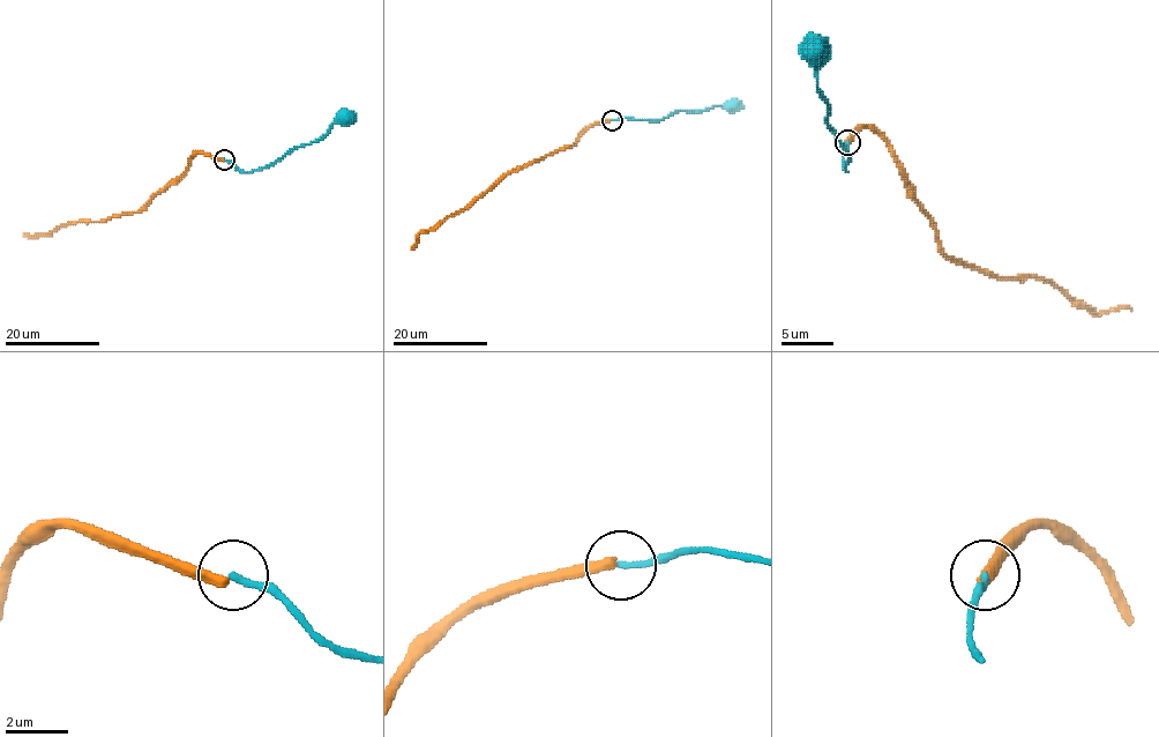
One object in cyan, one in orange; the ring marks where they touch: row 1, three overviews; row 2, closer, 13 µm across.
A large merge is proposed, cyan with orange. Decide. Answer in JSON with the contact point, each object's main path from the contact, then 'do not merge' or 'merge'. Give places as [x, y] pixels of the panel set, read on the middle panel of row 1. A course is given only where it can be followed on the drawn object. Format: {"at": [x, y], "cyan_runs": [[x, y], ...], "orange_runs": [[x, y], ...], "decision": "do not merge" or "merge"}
{"at": [612, 120], "cyan_runs": [[612, 120], [664, 119], [677, 111], [700, 112], [732, 105]], "orange_runs": [[612, 120], [588, 127], [569, 146], [503, 175], [465, 208], [446, 216], [433, 229], [424, 230], [412, 250]], "decision": "do not merge"}

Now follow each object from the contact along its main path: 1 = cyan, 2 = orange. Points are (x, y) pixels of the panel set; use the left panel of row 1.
1: (224, 159), (244, 171), (266, 168), (289, 151), (322, 139), (335, 121), (344, 119)
2: (224, 159), (196, 153), (181, 176), (140, 210), (101, 221), (58, 225), (45, 236), (24, 237)

